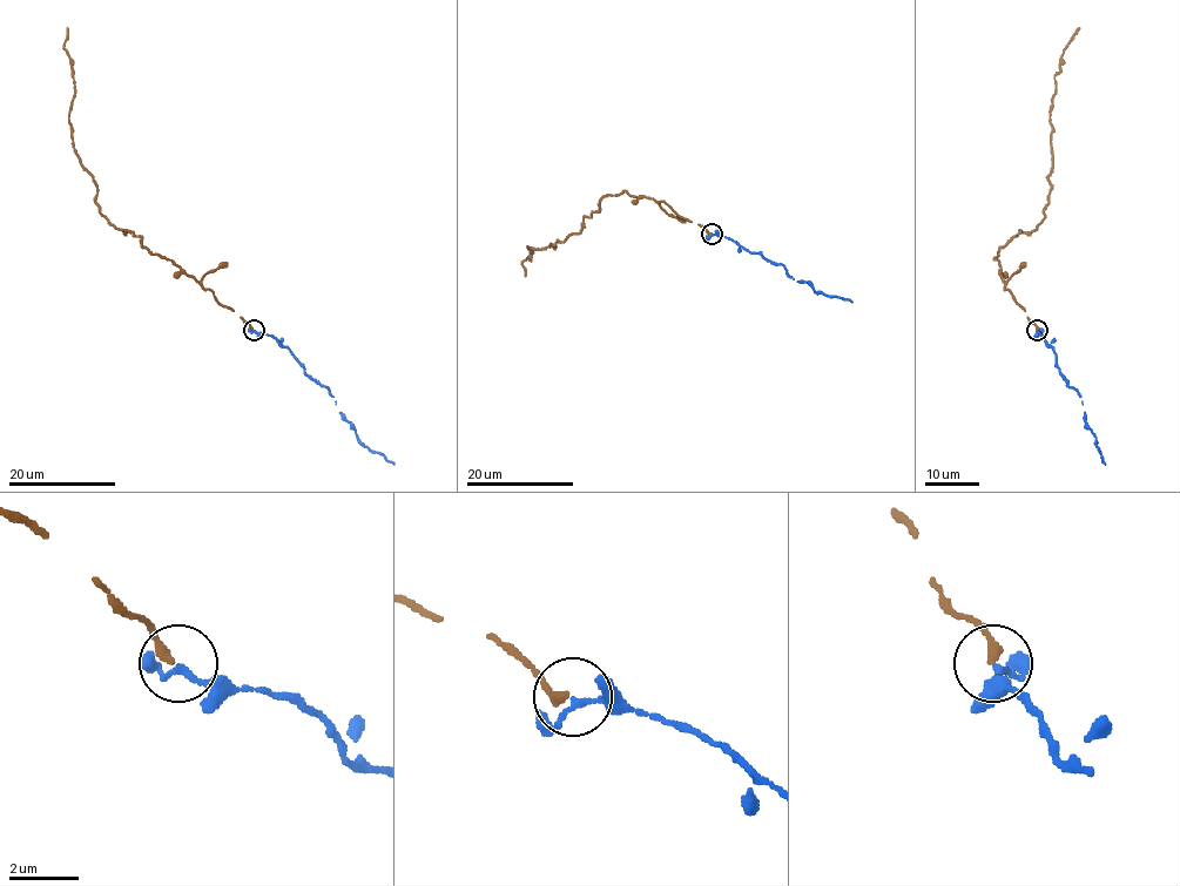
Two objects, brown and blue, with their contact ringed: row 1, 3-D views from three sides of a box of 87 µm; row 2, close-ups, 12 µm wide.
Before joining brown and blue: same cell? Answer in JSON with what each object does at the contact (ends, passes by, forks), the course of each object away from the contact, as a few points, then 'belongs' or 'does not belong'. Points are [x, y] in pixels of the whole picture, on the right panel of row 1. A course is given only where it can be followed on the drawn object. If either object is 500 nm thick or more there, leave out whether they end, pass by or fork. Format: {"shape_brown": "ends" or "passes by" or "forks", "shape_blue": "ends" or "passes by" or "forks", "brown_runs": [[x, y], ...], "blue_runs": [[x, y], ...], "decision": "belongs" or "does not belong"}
{"shape_brown": "ends", "shape_blue": "passes by", "brown_runs": [[1037, 330], [1005, 290], [995, 258], [1019, 230], [1034, 230], [1045, 217], [1054, 76], [1079, 28]], "blue_runs": [[1037, 330], [1053, 349], [1059, 371], [1080, 396], [1084, 420], [1106, 464]], "decision": "belongs"}

